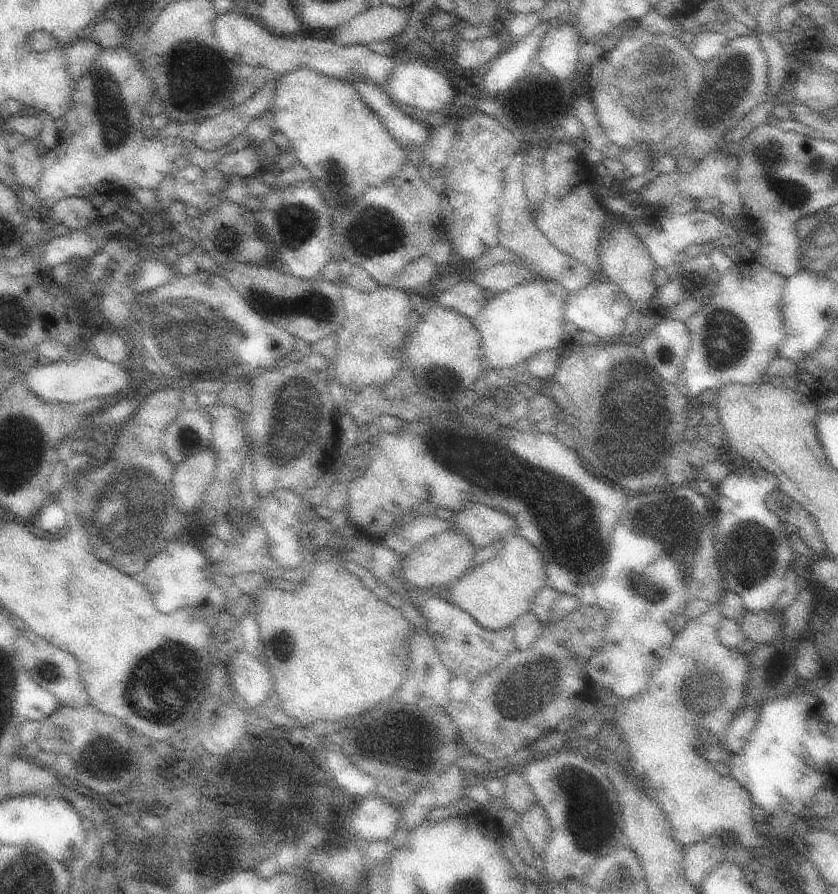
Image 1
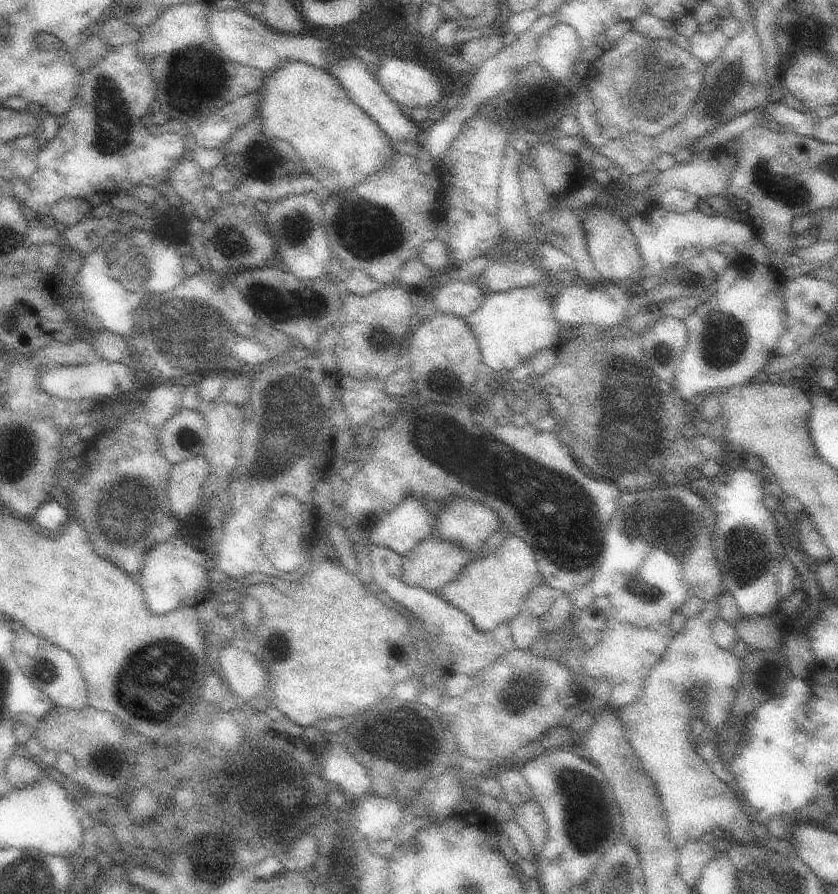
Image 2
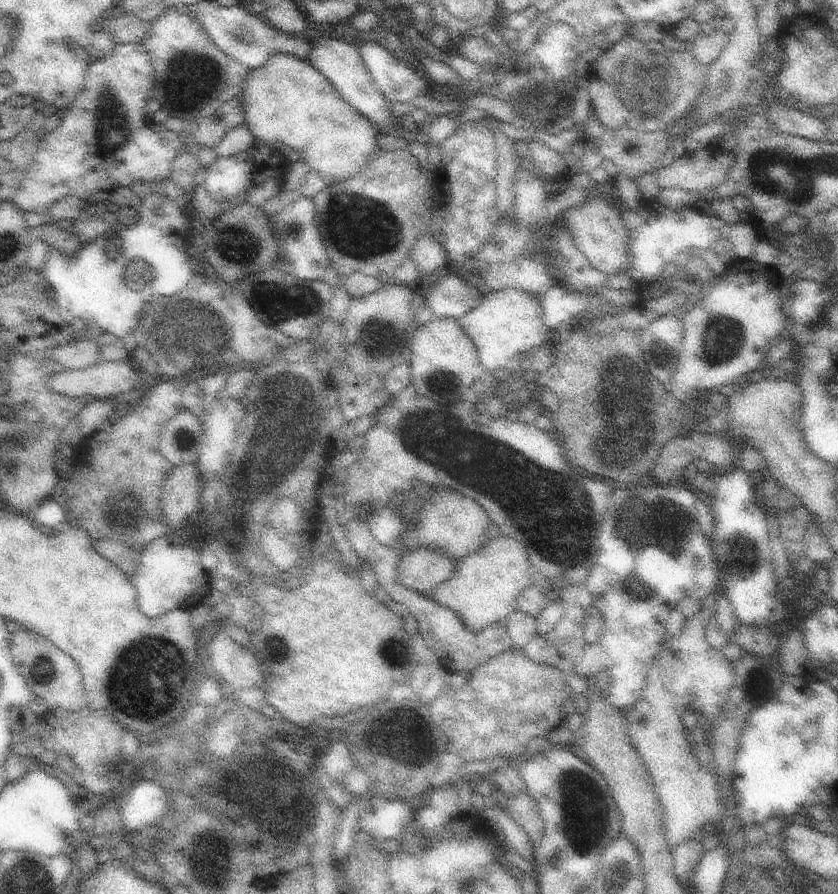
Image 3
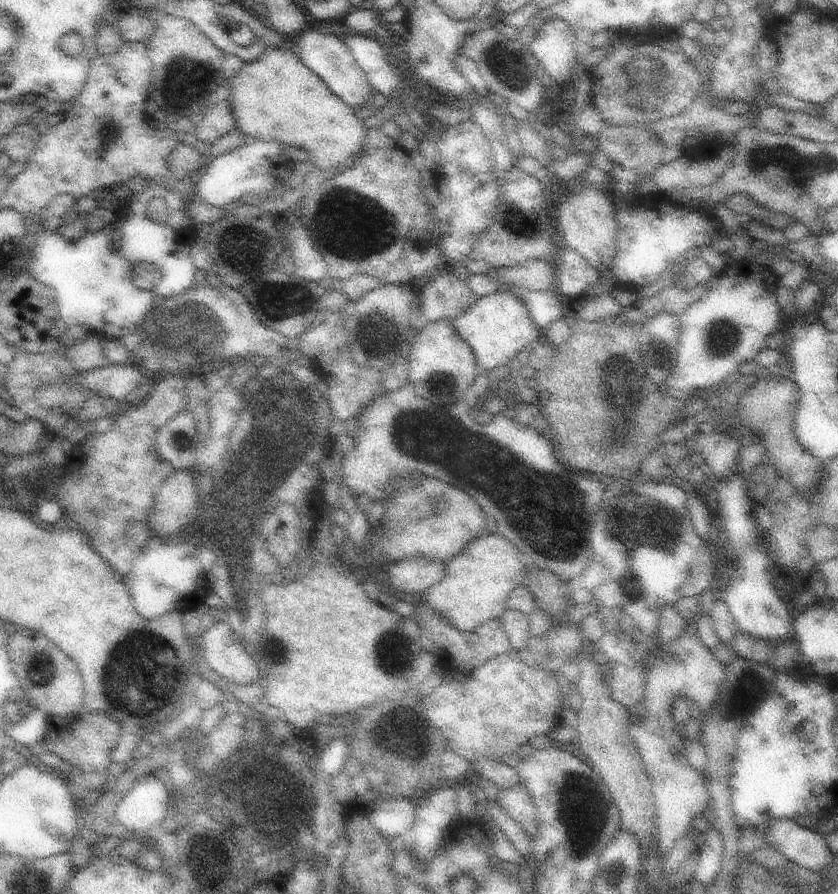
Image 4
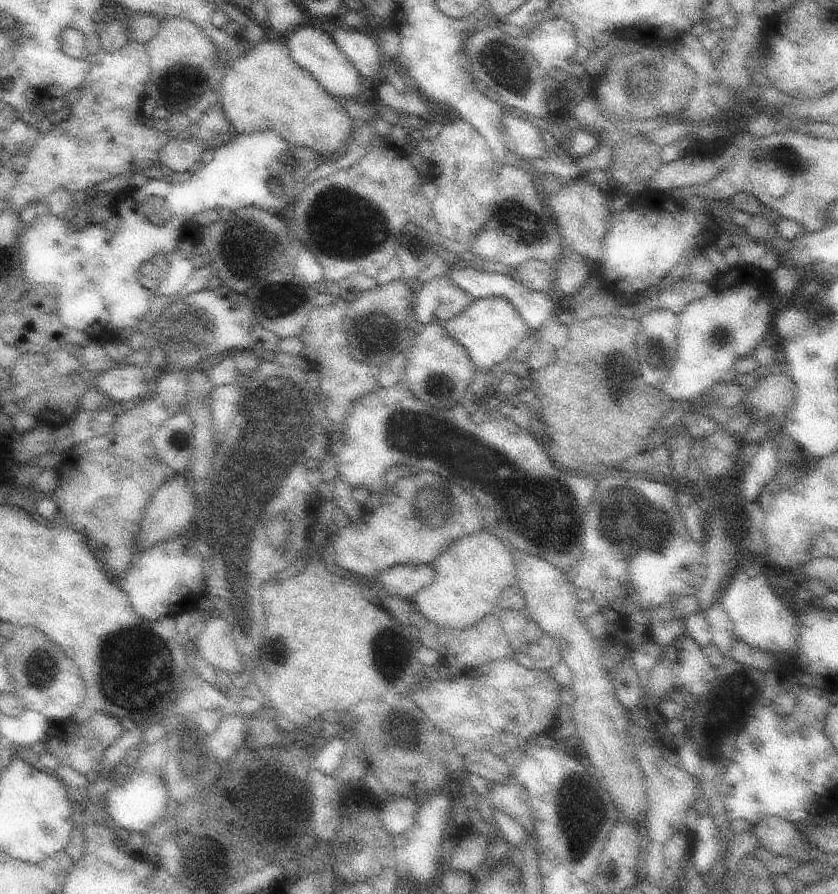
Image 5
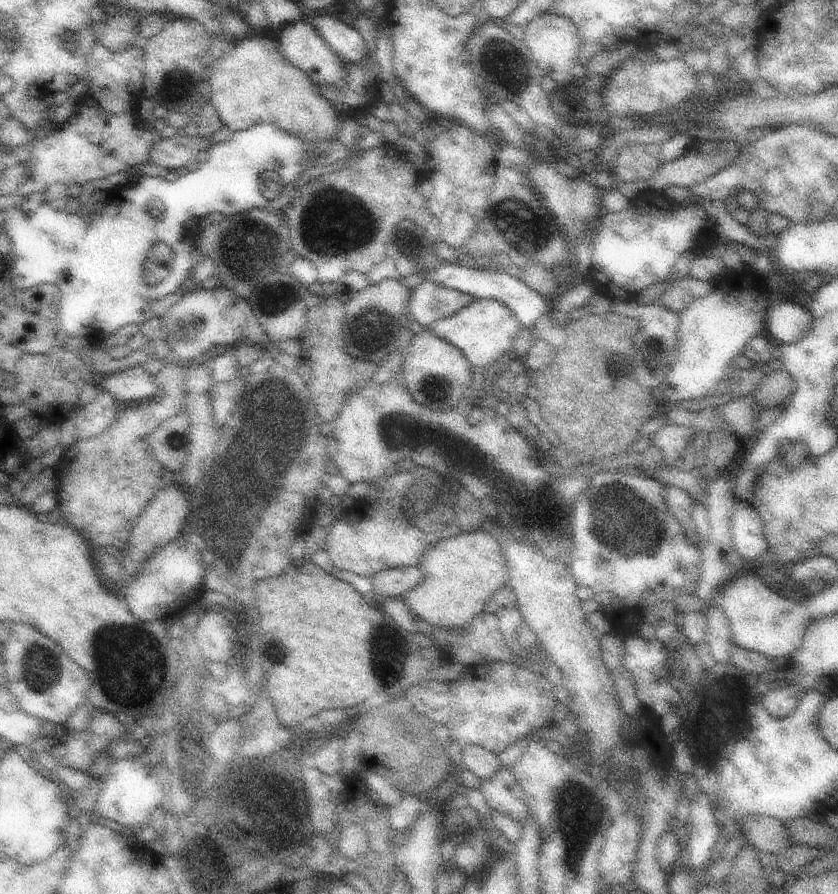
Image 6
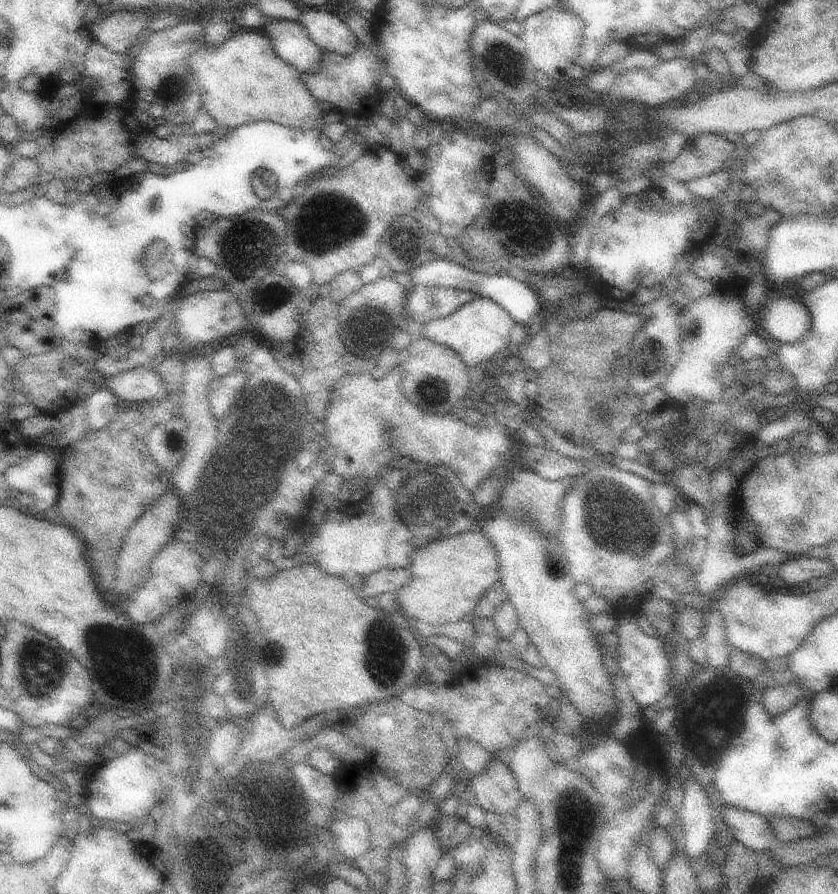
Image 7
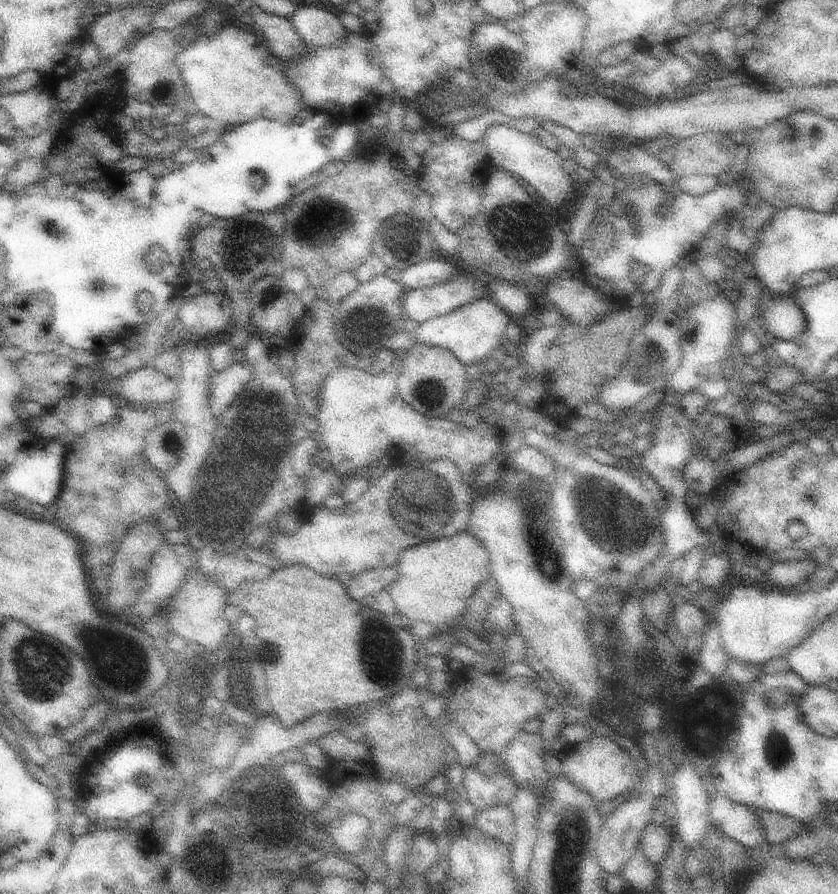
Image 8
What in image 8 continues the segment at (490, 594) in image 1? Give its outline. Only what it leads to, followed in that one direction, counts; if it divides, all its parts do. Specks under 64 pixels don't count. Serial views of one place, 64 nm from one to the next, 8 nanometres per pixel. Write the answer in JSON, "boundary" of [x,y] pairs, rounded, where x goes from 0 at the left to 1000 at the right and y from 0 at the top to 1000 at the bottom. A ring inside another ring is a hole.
{"boundary":[[[548,595],[538,602],[524,602],[517,606],[500,606],[498,611],[483,613],[474,631],[474,647],[459,658],[469,671],[474,687],[483,698],[507,696],[526,702],[529,698],[541,698],[550,694],[564,662],[586,647],[584,622],[576,609],[562,595]]]}

